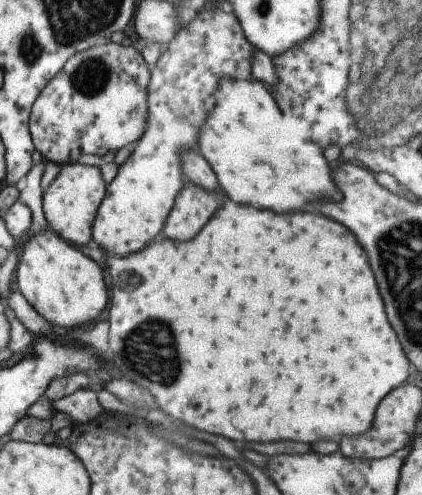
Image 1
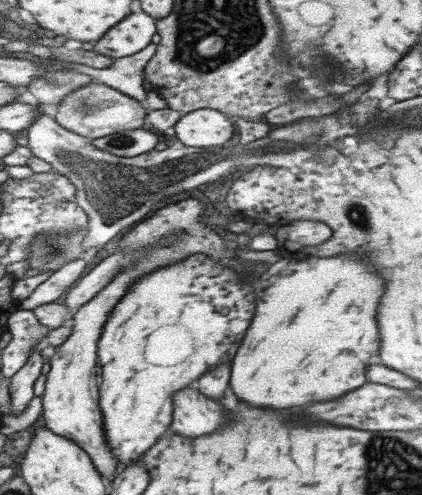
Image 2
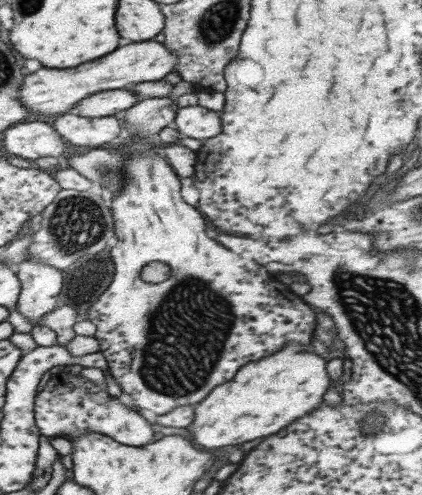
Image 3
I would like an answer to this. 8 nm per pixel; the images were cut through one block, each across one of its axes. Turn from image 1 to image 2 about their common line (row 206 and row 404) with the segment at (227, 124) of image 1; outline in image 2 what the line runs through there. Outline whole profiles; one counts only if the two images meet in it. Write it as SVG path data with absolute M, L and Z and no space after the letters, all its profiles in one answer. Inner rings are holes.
M339 254L331 258L305 258L305 260L279 260L267 274L253 280L255 314L241 340L237 354L231 358L231 392L259 408L291 408L307 402L333 400L365 380L365 366L371 356L377 356L379 336L375 326L377 302L383 294L381 276L373 266L359 260L353 254Z

